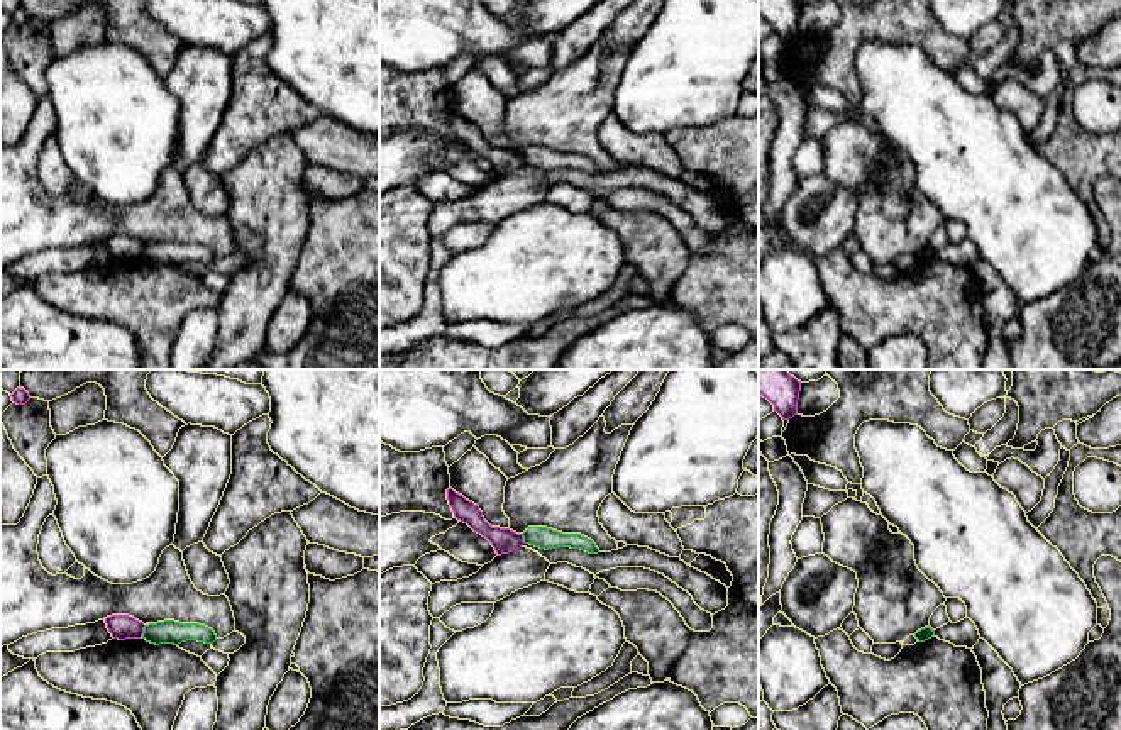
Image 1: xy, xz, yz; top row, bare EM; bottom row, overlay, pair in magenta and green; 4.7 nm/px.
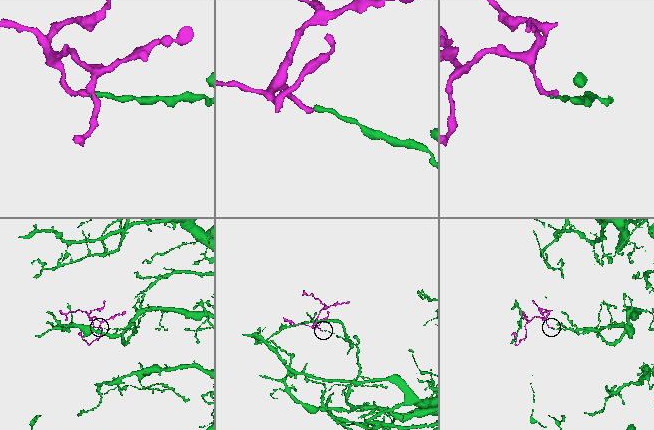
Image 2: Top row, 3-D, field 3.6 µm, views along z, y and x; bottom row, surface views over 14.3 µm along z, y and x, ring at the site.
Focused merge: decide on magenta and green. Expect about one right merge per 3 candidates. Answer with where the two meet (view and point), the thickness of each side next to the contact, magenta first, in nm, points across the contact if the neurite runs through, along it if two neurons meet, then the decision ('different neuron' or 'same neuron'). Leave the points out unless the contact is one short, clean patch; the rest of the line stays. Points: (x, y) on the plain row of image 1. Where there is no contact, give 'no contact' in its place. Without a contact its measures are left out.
xy (143, 251) | 120/110 nm | along xy (146, 246), (141, 256) | different neuron

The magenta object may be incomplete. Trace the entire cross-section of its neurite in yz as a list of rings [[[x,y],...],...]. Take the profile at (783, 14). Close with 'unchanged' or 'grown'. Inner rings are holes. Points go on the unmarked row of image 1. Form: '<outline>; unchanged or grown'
[[[759,0],[759,15],[774,25],[782,41],[798,36],[801,2],[798,0]]]; unchanged

